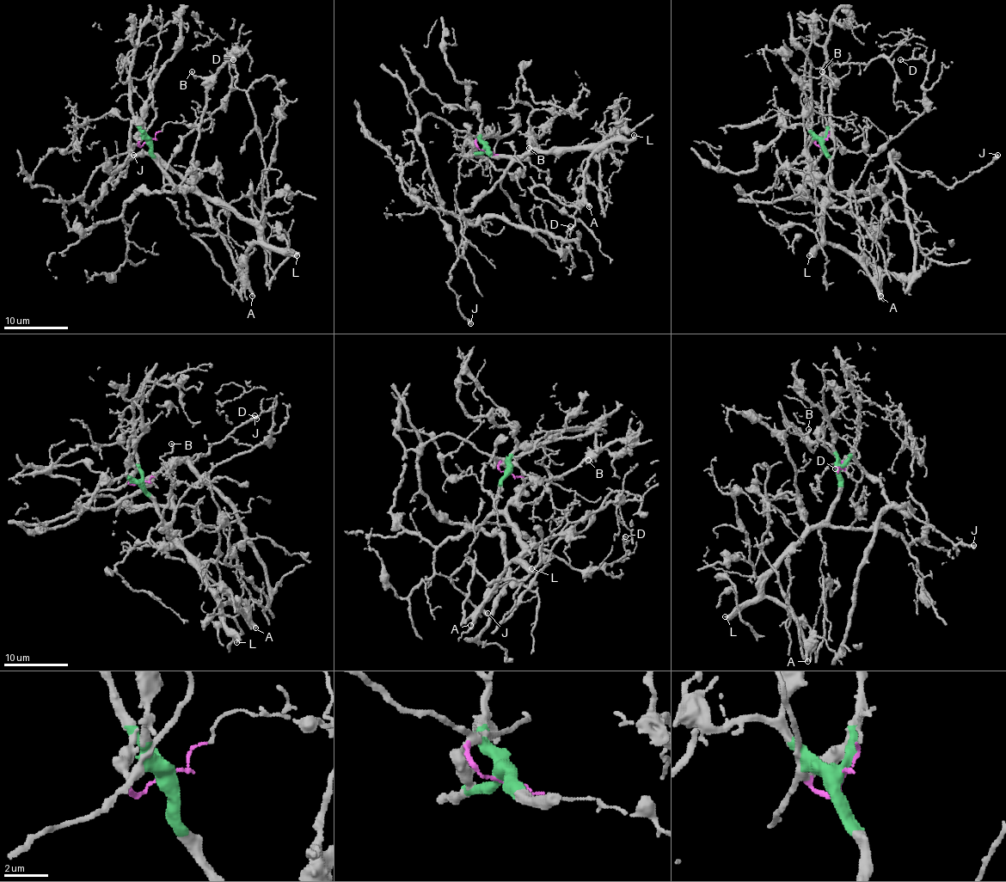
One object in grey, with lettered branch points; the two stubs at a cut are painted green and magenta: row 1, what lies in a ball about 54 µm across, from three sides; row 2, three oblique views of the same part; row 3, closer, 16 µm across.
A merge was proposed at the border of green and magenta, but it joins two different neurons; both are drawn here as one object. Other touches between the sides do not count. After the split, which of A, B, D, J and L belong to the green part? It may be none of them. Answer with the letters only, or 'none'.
A, B, D, L

